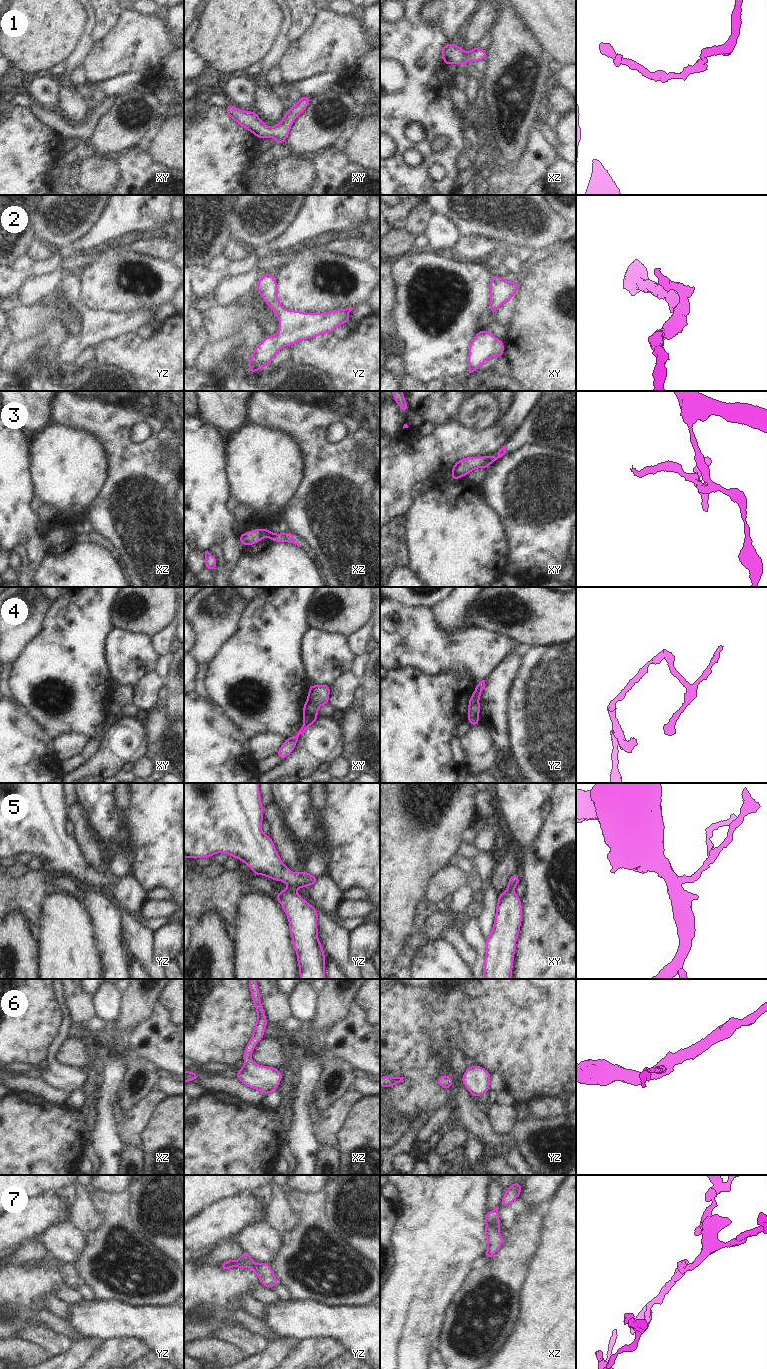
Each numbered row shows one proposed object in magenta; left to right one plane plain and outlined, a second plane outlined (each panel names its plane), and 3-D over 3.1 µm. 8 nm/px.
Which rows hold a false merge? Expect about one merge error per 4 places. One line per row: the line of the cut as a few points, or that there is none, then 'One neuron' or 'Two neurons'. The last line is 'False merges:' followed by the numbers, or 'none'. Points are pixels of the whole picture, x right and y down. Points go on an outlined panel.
1: No split. One neuron
2: No split. One neuron
3: Split along xz (260, 528), (265, 536). Two neurons
4: No split. One neuron
5: No split. One neuron
6: No split. One neuron
7: No split. One neuron
False merges: 3

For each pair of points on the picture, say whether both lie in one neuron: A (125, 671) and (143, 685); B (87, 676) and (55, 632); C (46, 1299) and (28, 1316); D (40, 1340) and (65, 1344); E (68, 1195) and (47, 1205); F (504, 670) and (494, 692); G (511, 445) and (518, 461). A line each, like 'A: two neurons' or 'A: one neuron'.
A: two neurons
B: one neuron
C: two neurons
D: one neuron
E: two neurons
F: one neuron
G: two neurons

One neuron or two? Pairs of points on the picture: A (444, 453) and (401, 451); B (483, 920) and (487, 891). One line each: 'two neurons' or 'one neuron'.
A: one neuron
B: one neuron

